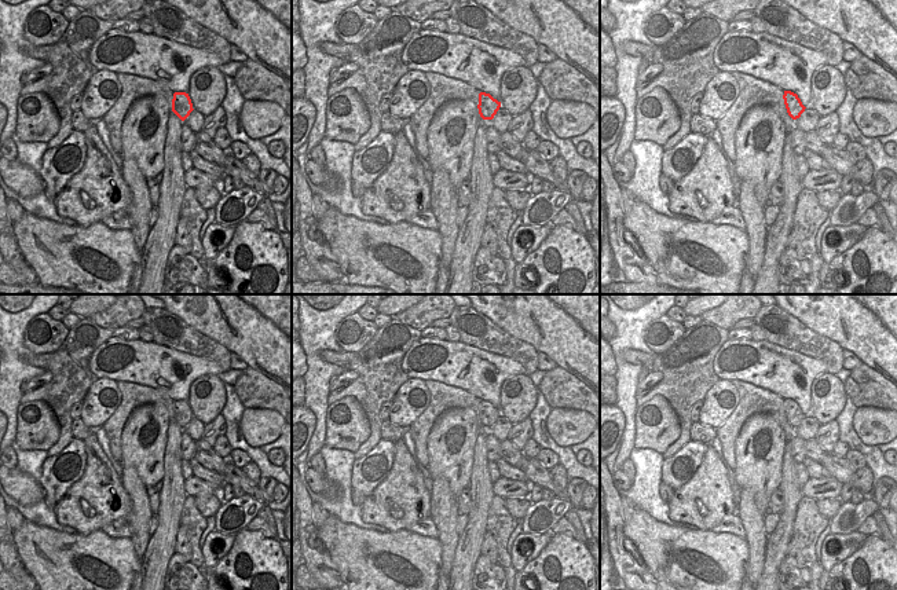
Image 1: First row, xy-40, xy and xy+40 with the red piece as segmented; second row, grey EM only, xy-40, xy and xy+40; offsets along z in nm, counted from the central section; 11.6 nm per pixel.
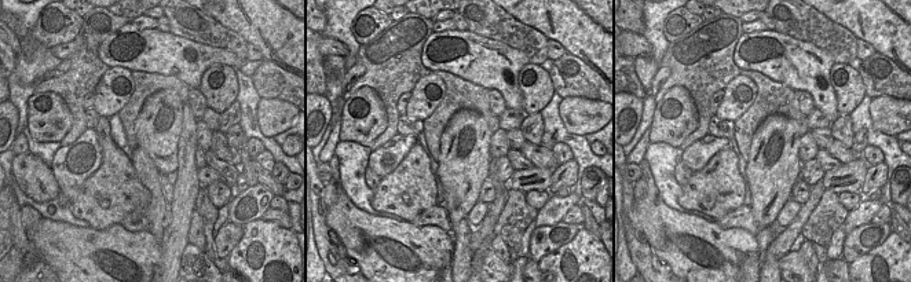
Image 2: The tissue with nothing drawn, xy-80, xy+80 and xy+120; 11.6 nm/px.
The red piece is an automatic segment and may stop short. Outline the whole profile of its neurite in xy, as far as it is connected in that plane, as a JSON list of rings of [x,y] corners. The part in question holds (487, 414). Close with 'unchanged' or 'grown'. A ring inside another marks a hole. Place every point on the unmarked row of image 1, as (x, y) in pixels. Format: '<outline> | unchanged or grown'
[[[480,400],[479,402],[479,422],[483,428],[493,428],[497,419],[501,415],[501,410],[494,407],[490,402]]] | unchanged

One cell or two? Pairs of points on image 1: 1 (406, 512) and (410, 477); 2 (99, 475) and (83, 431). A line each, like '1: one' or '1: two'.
1: one
2: two

